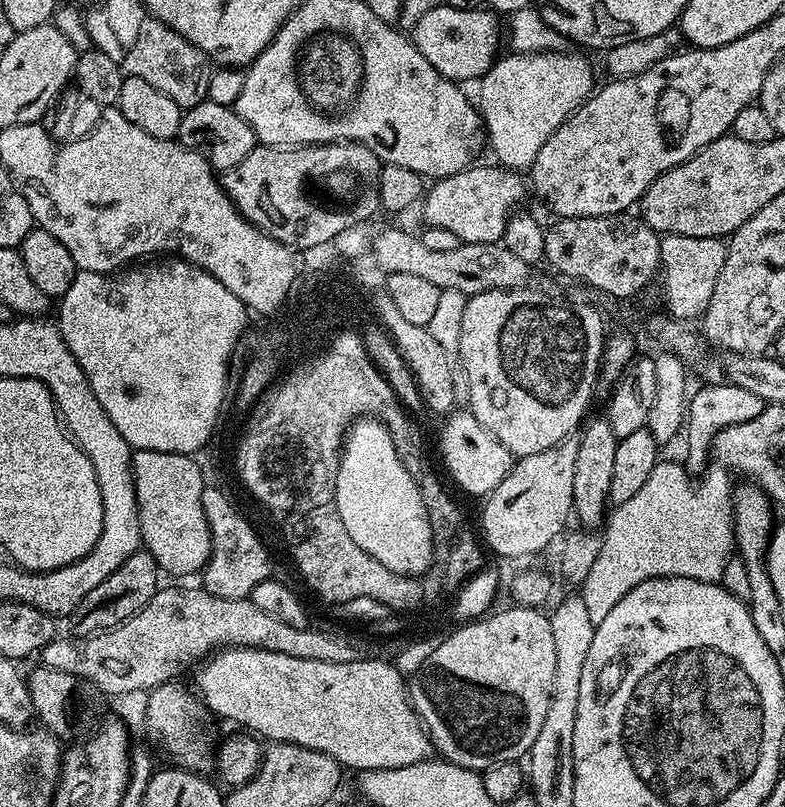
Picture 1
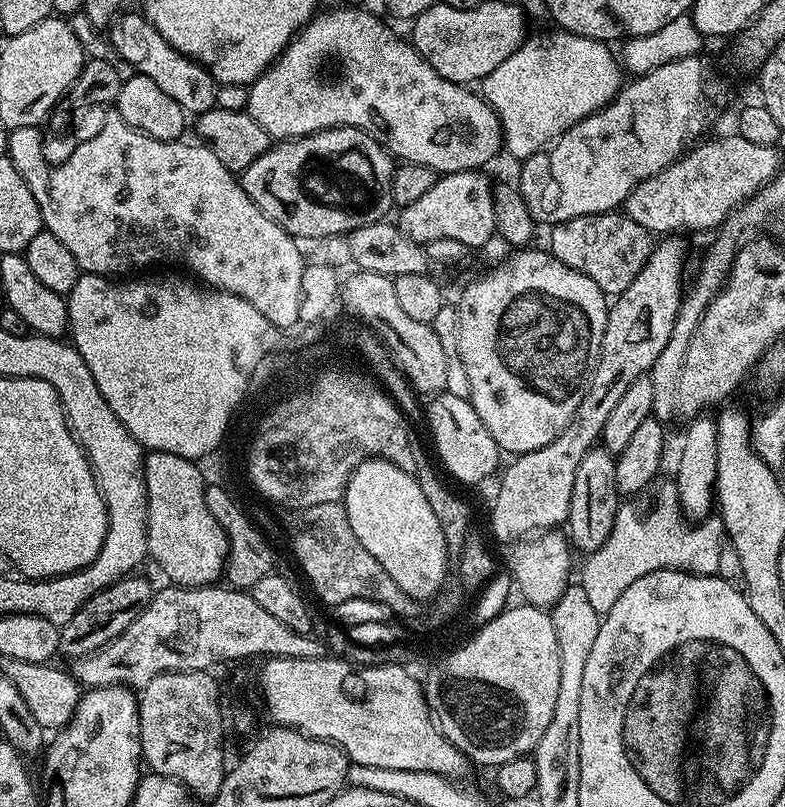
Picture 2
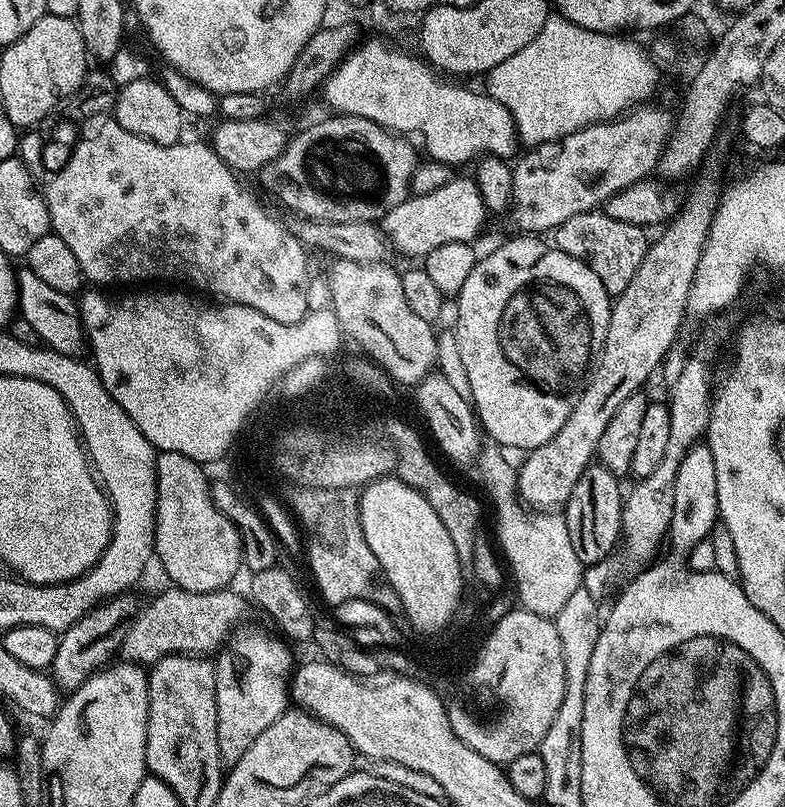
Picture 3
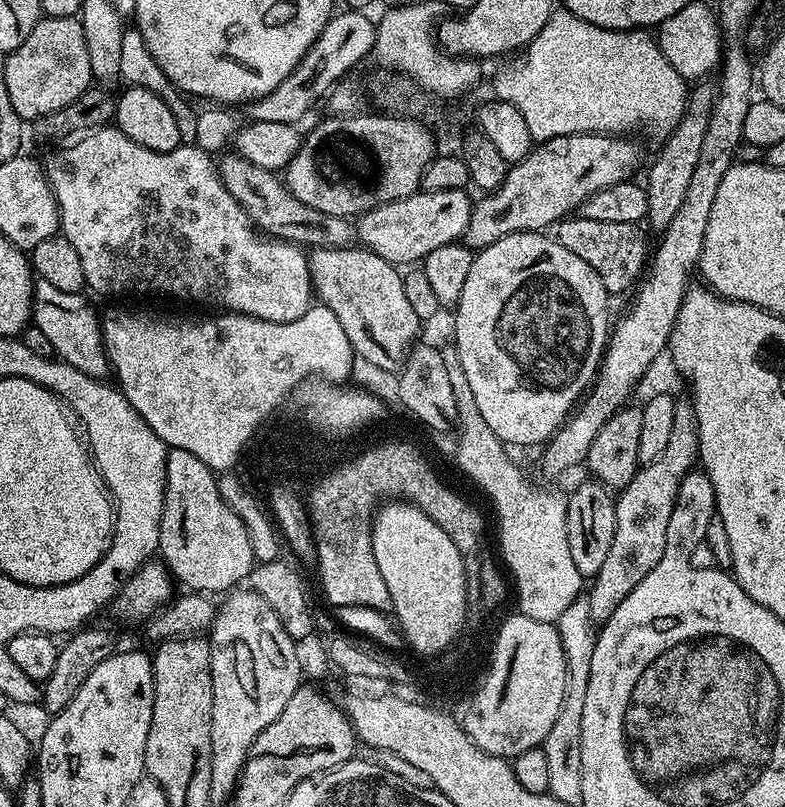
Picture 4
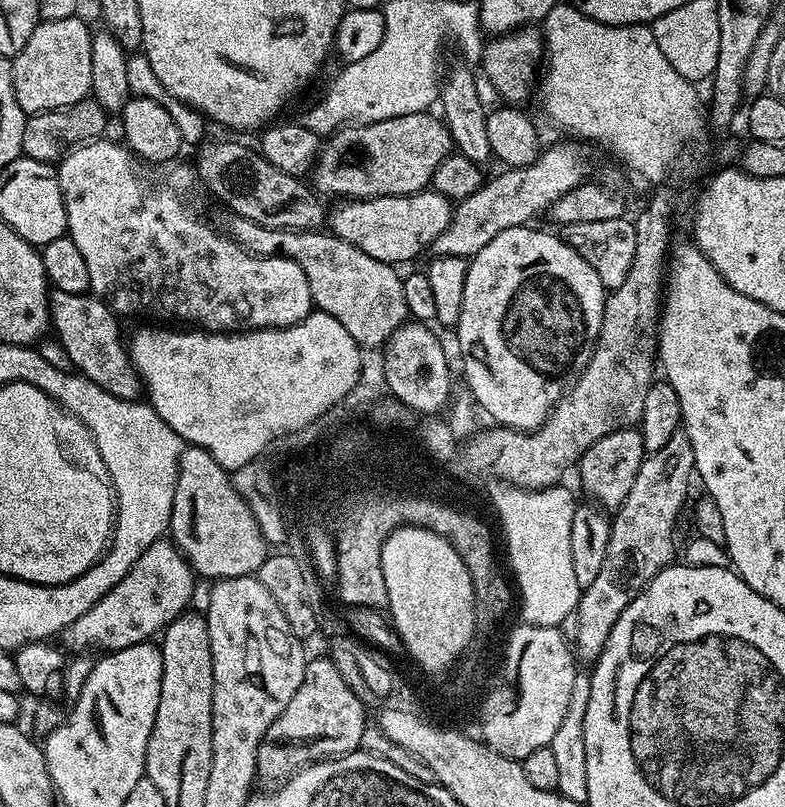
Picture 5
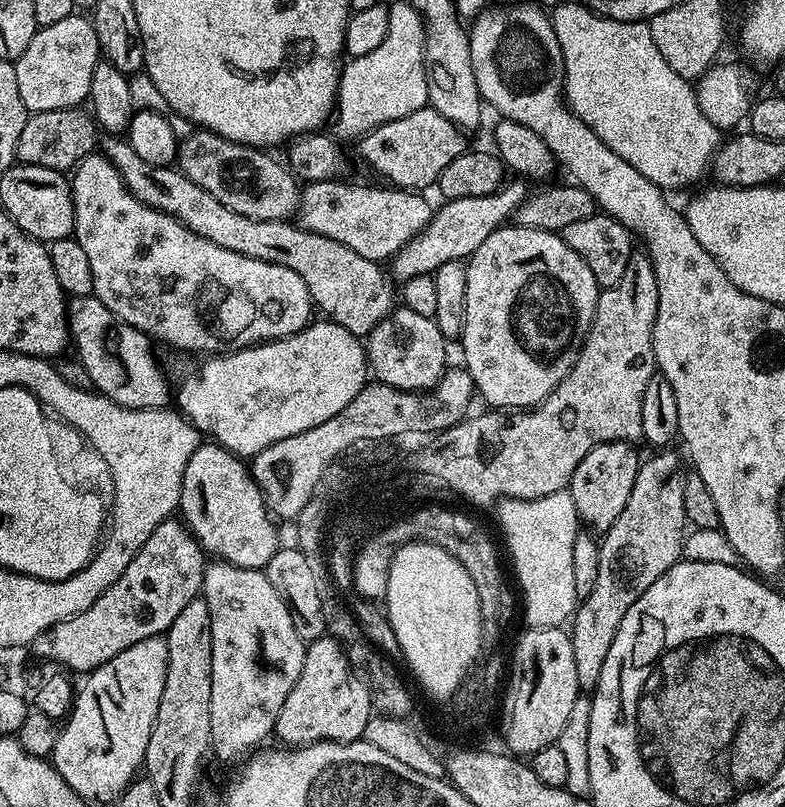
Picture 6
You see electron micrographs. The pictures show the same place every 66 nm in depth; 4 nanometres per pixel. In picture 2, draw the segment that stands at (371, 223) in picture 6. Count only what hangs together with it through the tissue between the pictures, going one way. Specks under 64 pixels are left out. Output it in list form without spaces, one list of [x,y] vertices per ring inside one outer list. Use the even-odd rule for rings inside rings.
[[[473,170],[441,175],[434,186],[418,198],[418,202],[410,202],[410,206],[399,209],[398,227],[414,242],[425,246],[438,238],[454,238],[470,250],[482,247],[488,239],[496,236],[493,185],[488,184],[484,174],[483,171]]]

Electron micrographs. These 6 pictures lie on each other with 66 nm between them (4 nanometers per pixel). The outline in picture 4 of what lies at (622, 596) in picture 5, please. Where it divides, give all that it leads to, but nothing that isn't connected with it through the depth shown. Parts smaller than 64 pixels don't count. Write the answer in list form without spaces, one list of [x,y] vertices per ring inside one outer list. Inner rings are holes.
[[[688,402],[677,403],[674,410],[674,426],[666,450],[662,450],[662,454],[658,454],[654,462],[641,467],[634,479],[619,493],[616,502],[614,542],[610,542],[610,554],[606,554],[606,562],[602,562],[602,570],[591,581],[592,593],[587,593],[586,596],[590,602],[590,614],[593,621],[608,620],[610,614],[614,614],[614,610],[622,602],[622,598],[626,598],[626,594],[630,594],[630,590],[634,590],[634,586],[638,586],[638,582],[642,582],[642,578],[646,578],[646,574],[650,574],[650,570],[654,570],[654,566],[658,566],[658,562],[665,559],[669,551],[666,546],[666,526],[669,525],[670,514],[674,510],[675,499],[678,498],[679,486],[682,485],[684,476],[697,463],[699,451],[700,439],[696,429],[696,409]]]

